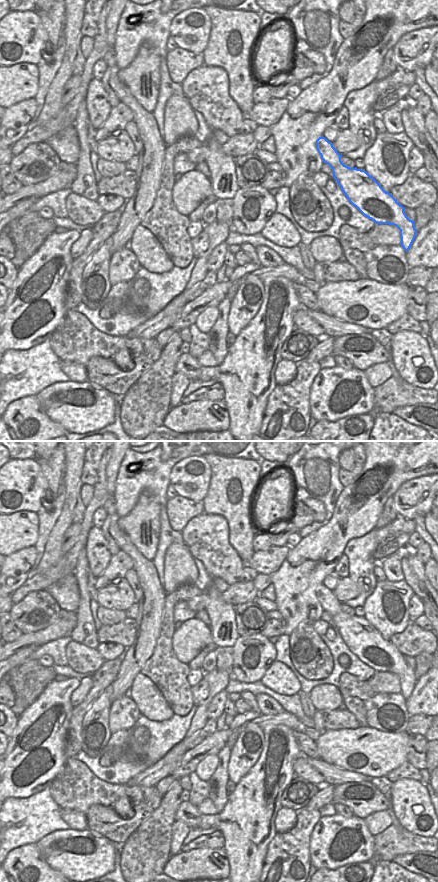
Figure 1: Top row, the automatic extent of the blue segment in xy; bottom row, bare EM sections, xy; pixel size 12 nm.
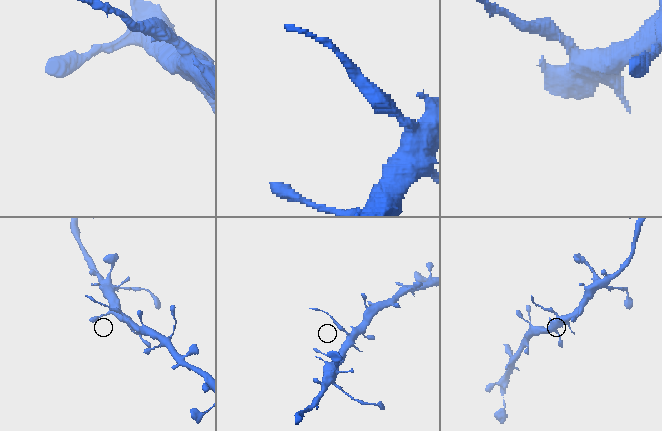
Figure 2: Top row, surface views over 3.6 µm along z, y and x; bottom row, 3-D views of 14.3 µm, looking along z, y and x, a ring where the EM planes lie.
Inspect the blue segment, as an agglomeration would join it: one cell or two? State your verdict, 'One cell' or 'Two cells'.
Two cells.

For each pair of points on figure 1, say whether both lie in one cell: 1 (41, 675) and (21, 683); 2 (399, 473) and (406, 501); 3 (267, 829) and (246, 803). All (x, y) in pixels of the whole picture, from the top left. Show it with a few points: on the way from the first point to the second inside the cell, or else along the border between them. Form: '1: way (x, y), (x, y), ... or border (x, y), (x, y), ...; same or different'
1: way (36, 677), (26, 680); same
2: border (424, 475), (406, 480), (392, 495); different
3: way (261, 823), (250, 812), (250, 809); same

